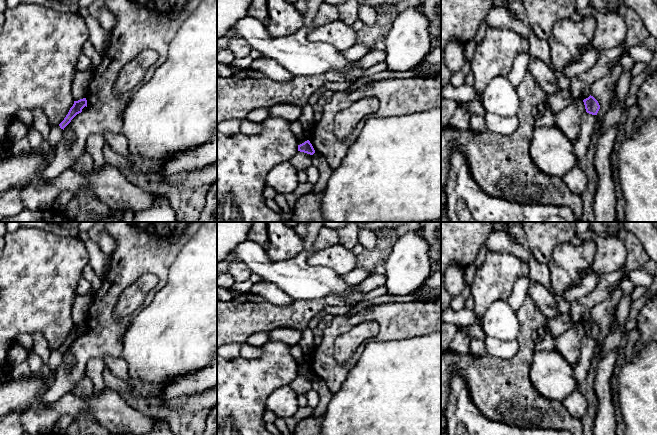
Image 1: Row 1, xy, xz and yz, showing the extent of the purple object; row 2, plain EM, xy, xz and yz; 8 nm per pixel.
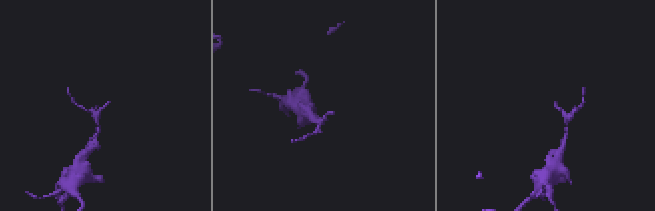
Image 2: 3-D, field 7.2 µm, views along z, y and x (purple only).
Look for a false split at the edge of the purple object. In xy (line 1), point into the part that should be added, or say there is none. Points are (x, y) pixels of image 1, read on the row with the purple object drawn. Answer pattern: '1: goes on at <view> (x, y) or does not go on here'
1: does not go on here

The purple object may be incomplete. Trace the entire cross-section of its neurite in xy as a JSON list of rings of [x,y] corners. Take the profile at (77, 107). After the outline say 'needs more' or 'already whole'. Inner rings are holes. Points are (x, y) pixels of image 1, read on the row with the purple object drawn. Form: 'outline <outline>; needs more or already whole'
outline [[[86,98],[80,99],[78,101],[74,101],[73,106],[70,108],[68,114],[64,118],[64,120],[59,124],[60,128],[64,130],[64,128],[71,122],[71,120],[79,113],[82,112],[84,107],[87,107]]]; already whole

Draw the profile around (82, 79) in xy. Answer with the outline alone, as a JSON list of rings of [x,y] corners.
[[[76,70],[72,83],[72,96],[74,101],[86,98],[91,79],[91,71]]]

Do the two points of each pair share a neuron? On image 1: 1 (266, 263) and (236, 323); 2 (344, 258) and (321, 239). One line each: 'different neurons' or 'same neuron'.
1: different neurons
2: different neurons

